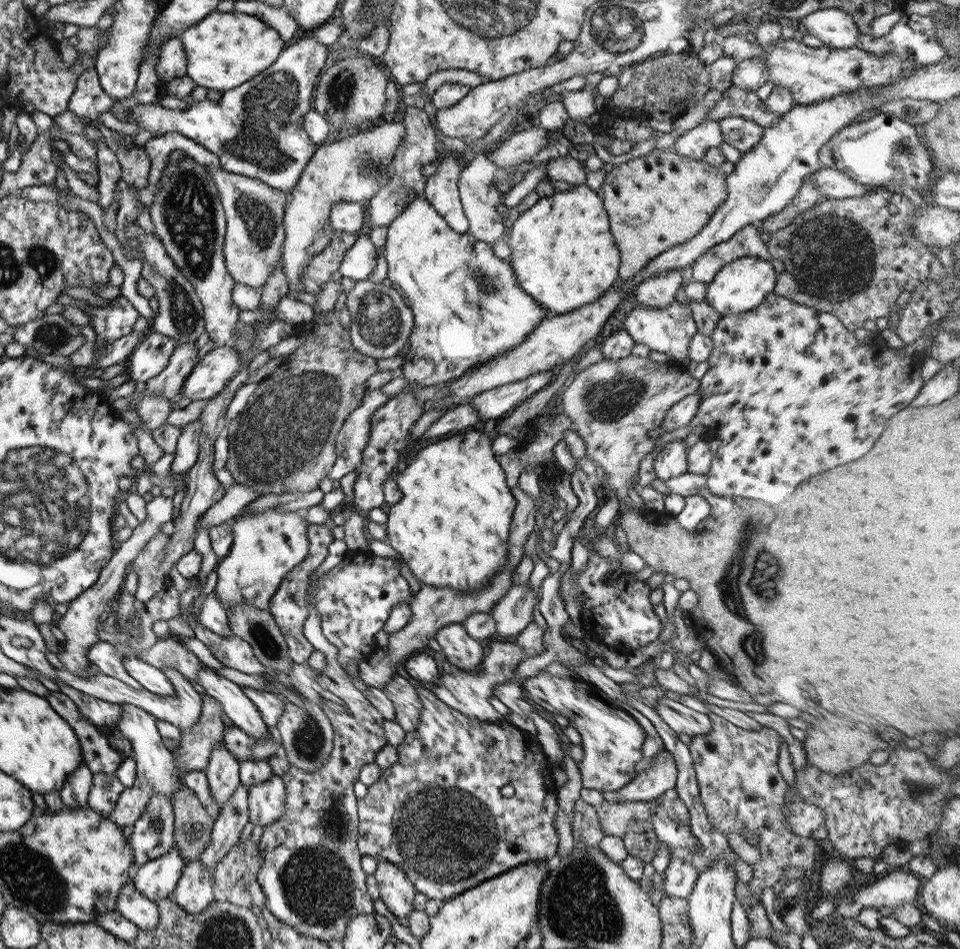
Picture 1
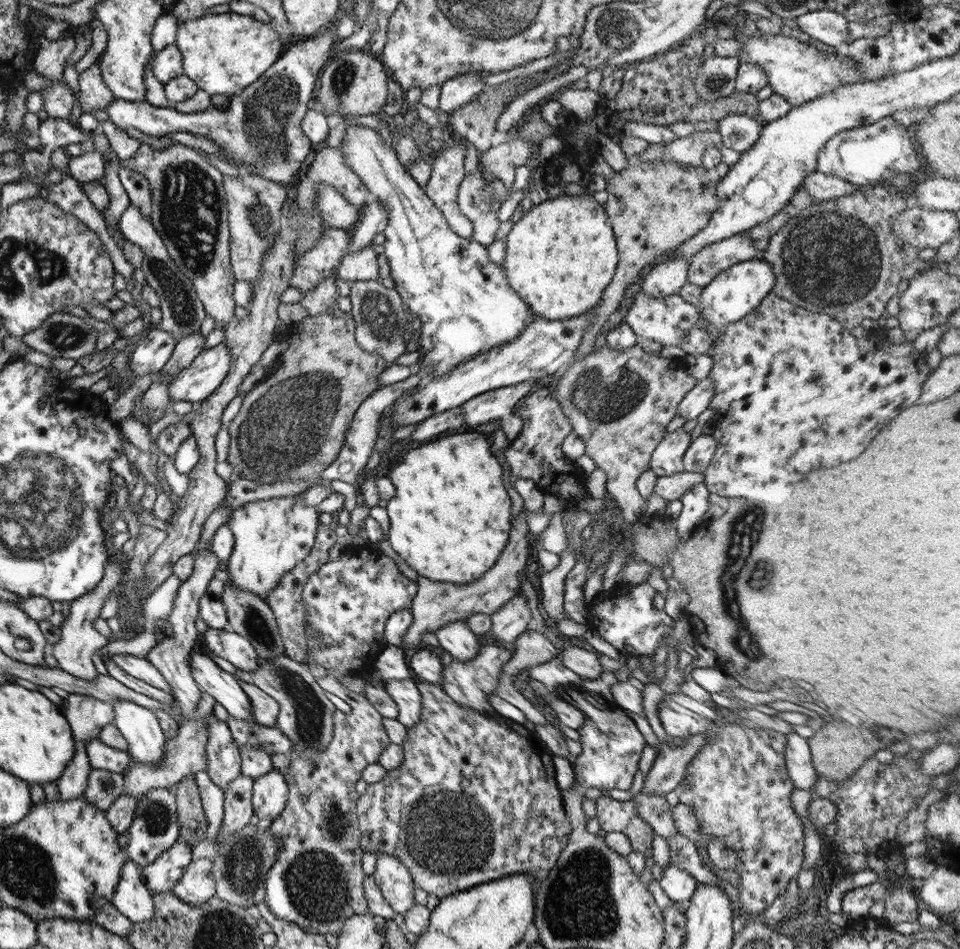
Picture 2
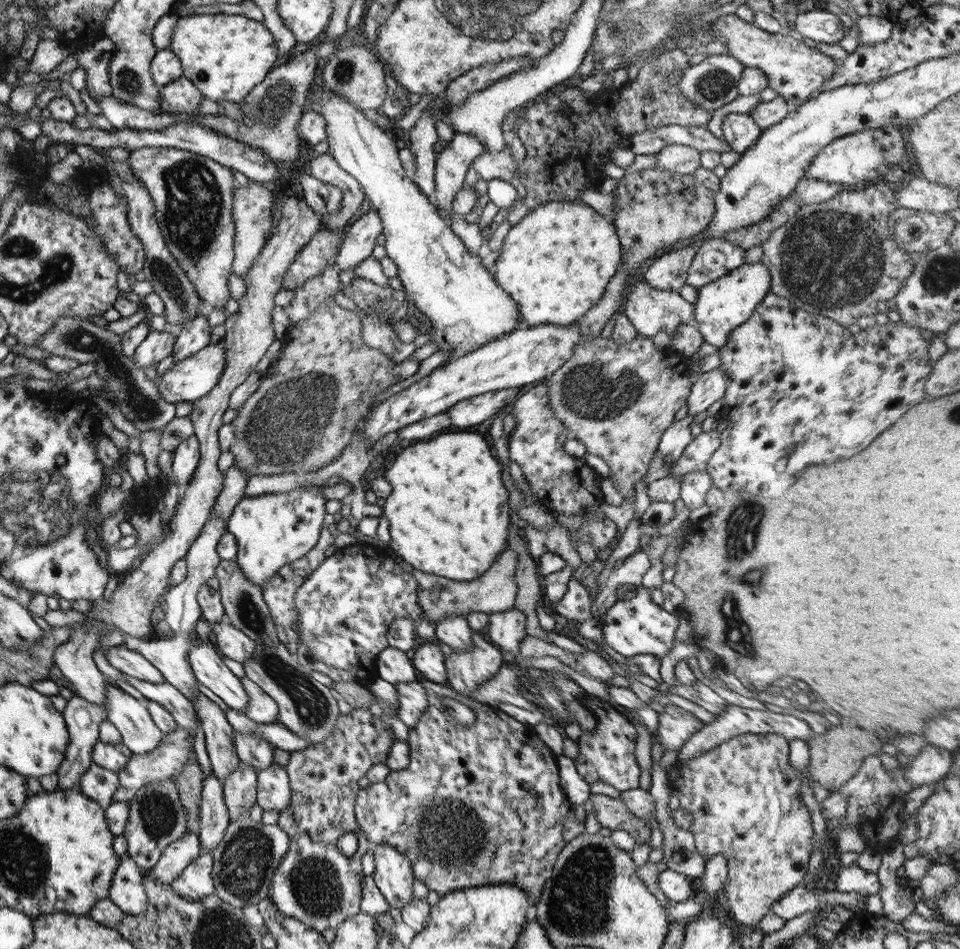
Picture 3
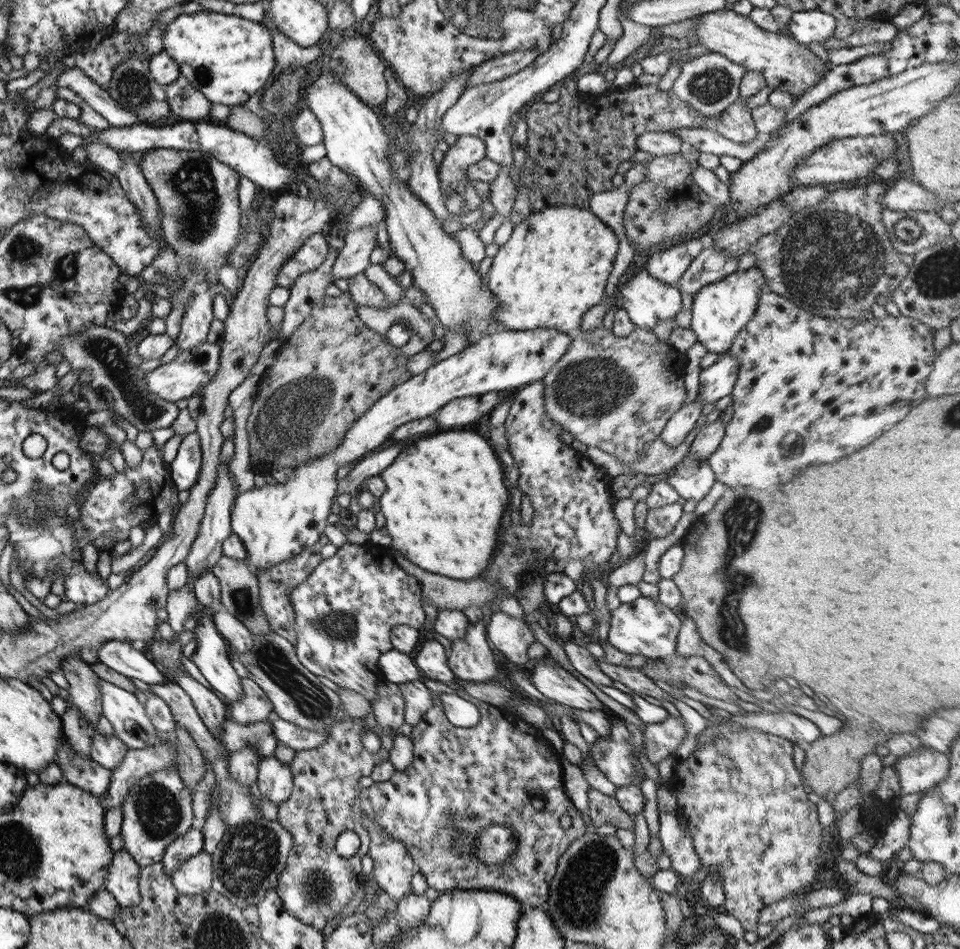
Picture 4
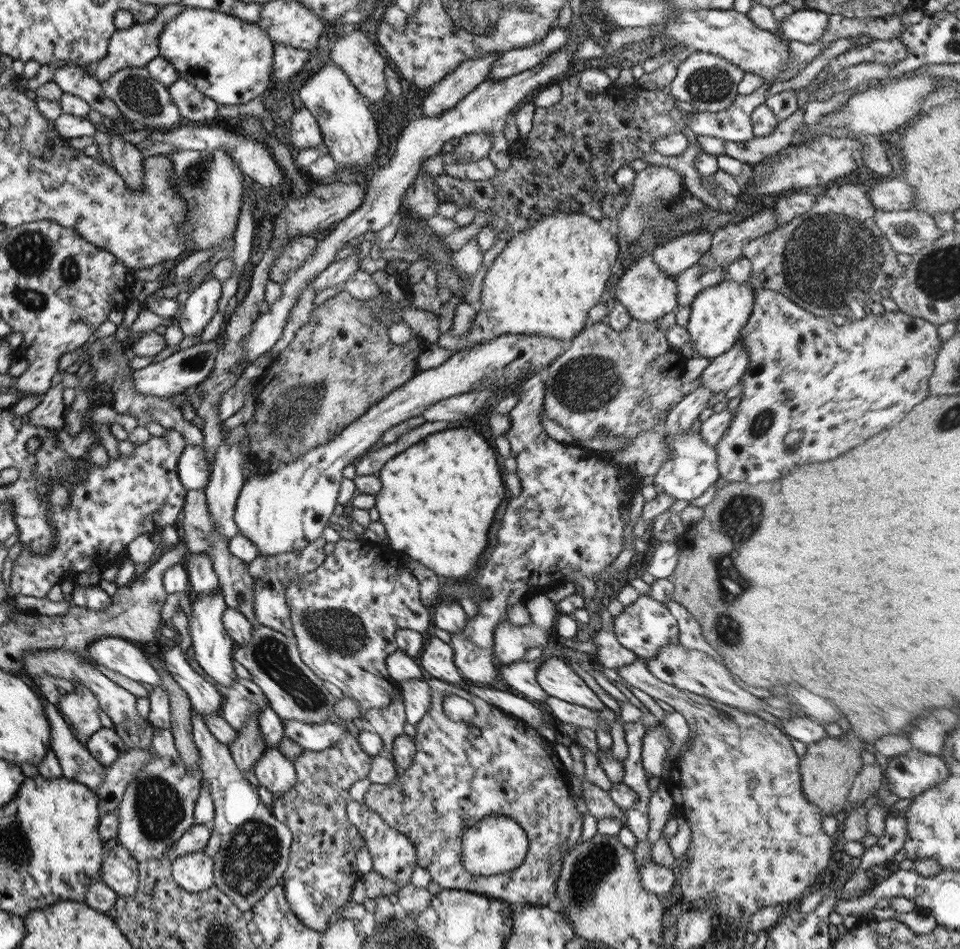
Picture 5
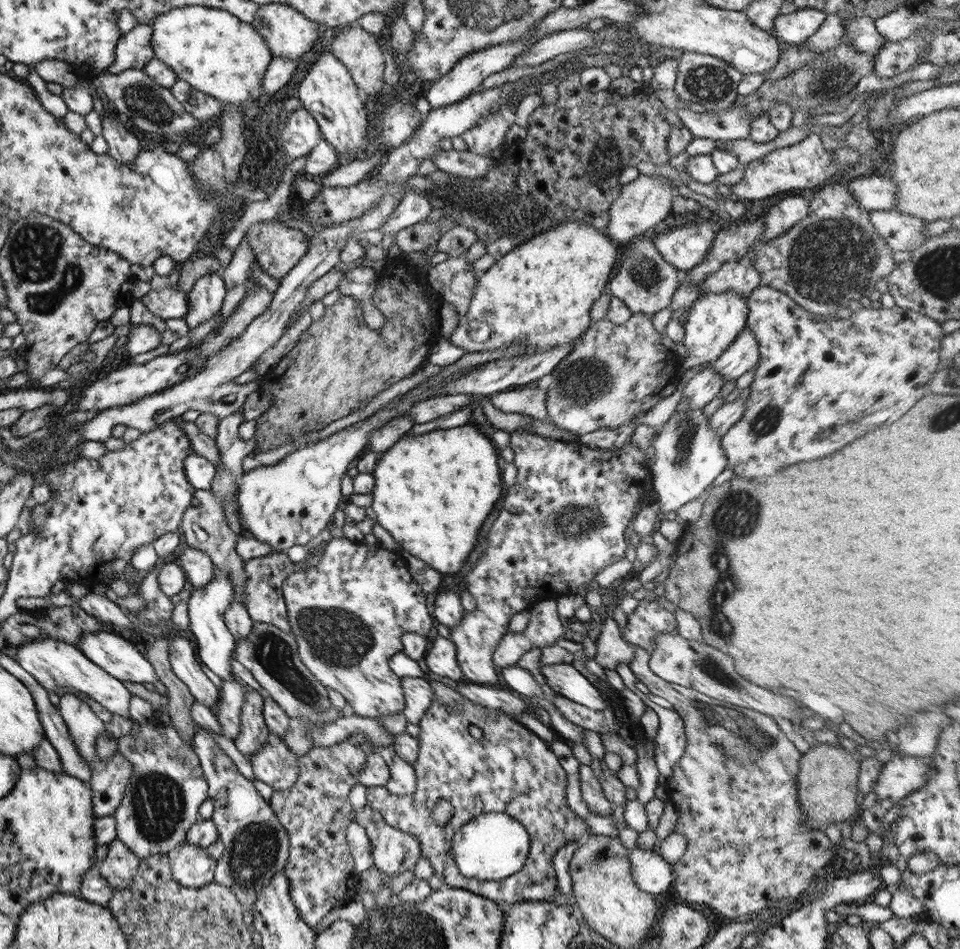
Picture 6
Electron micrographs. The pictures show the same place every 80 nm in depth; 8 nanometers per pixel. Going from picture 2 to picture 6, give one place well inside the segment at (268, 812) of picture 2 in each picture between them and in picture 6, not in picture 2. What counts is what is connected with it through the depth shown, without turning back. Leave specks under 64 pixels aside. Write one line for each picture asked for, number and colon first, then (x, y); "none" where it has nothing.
3: (272, 788)
4: (274, 779)
5: (272, 770)
6: (272, 763)

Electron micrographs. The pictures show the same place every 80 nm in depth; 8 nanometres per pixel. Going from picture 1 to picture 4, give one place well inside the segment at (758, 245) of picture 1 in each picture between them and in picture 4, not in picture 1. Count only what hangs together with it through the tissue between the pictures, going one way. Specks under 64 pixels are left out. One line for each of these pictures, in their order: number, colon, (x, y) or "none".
2: (712, 258)
3: (715, 257)
4: (711, 264)

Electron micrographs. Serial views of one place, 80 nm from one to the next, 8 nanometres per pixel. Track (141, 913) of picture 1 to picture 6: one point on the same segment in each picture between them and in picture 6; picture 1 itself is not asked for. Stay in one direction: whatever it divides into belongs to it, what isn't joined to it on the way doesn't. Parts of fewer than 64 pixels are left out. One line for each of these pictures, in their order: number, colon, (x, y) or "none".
2: (130, 897)
3: (126, 891)
4: (121, 882)
5: (118, 871)
6: (117, 868)

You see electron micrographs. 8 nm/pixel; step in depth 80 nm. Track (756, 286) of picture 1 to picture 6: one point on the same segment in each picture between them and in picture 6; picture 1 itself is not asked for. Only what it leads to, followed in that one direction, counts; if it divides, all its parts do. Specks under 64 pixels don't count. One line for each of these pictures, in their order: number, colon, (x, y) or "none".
2: (734, 292)
3: (727, 302)
4: (719, 310)
5: (718, 313)
6: (713, 321)

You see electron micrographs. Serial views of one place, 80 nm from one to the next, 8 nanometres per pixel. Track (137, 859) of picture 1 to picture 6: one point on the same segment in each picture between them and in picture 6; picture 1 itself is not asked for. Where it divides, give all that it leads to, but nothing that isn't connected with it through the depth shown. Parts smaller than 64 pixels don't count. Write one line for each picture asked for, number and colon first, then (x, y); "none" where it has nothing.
2: (154, 828)
3: (156, 817)
4: (158, 808)
5: (157, 807)
6: (160, 802)

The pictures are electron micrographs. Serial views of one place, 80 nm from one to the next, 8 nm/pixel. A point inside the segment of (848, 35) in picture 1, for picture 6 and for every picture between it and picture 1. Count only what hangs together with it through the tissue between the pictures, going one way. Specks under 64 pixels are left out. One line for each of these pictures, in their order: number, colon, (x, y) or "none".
2: (830, 27)
3: (820, 26)
4: (806, 26)
5: (806, 26)
6: (795, 28)

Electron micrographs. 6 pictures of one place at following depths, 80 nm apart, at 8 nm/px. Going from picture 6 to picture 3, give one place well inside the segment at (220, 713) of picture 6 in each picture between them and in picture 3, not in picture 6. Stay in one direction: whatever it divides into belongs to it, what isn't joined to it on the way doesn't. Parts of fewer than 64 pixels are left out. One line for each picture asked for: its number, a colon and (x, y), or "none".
3: (260, 707)
4: (253, 706)
5: (243, 698)

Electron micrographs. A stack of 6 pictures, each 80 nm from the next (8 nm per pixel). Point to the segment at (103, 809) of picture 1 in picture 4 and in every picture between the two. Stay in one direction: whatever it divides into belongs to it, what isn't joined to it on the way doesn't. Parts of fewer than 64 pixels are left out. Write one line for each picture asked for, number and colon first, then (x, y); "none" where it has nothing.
2: (103, 788)
3: (96, 783)
4: (82, 772)

